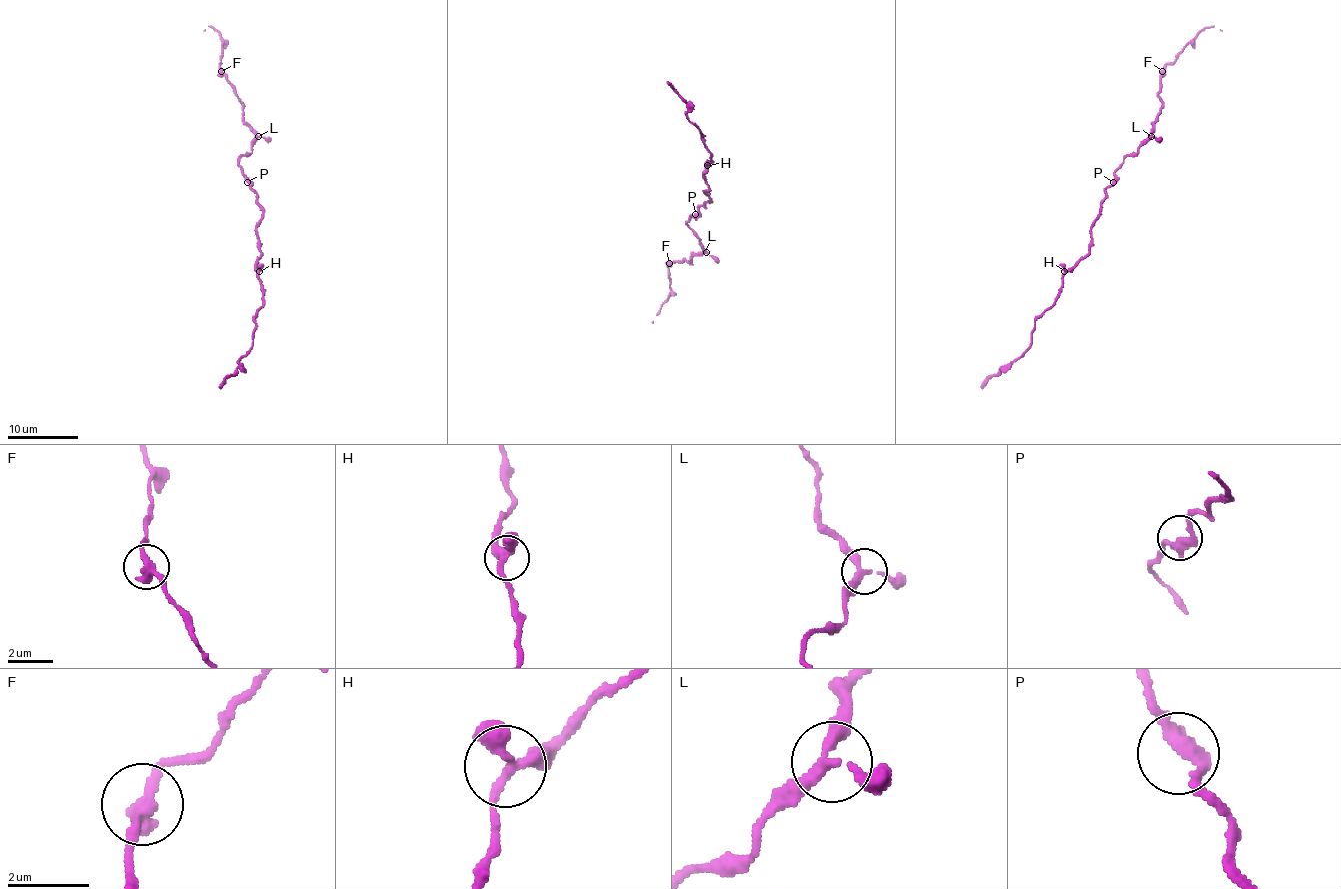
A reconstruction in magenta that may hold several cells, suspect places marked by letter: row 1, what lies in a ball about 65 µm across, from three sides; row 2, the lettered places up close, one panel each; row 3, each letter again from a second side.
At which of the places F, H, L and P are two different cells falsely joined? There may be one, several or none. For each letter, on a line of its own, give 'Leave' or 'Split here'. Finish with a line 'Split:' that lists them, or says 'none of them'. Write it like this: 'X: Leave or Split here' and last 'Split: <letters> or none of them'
F: Leave
H: Leave
L: Leave
P: Leave
Split: none of them

